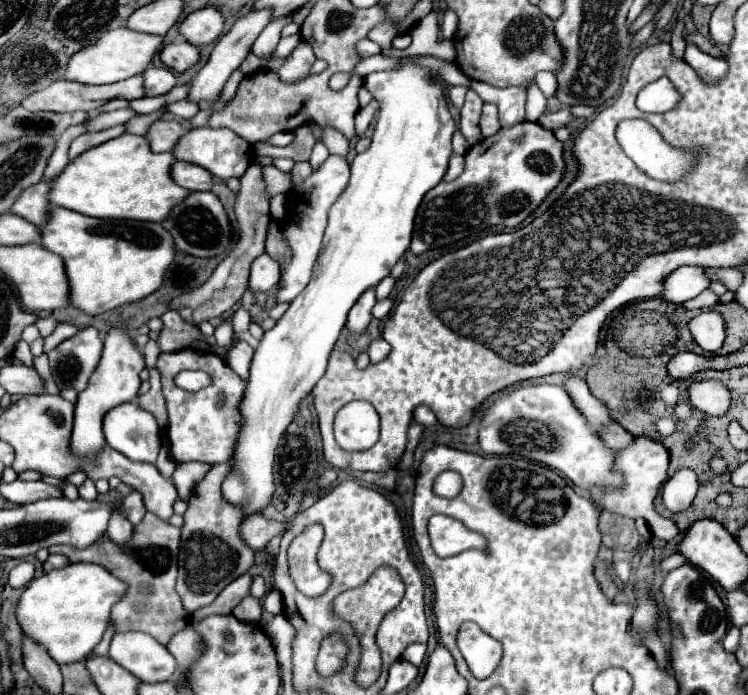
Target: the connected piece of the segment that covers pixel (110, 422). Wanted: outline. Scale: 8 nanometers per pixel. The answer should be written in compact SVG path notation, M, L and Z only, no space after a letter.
M135 401L111 409L103 419L107 445L135 461L155 463L159 455L159 427L155 417Z

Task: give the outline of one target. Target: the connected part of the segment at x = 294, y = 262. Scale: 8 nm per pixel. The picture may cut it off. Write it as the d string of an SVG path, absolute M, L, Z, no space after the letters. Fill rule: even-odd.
M329 155L323 165L313 169L313 173L297 187L293 187L289 195L289 215L287 223L283 225L283 237L287 247L291 249L289 263L281 267L281 281L275 295L275 303L289 303L293 301L309 283L315 259L321 251L323 233L327 227L327 211L337 201L337 197L345 191L349 181L349 163L341 155Z

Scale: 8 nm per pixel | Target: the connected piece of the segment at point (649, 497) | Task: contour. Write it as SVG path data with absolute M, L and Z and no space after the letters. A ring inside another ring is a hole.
M637 437L631 447L623 449L617 453L617 459L615 459L615 465L619 467L619 471L623 471L623 477L625 477L625 487L623 491L613 491L611 495L599 495L599 491L591 491L595 503L601 507L601 509L607 509L611 513L619 513L619 515L627 515L627 517L641 517L647 521L653 537L657 539L663 539L663 541L671 541L679 529L677 525L671 521L671 519L665 519L661 515L657 515L655 511L655 497L659 493L659 487L661 483L667 479L667 467L669 467L669 453L667 449L653 441L653 439L647 439L647 437Z

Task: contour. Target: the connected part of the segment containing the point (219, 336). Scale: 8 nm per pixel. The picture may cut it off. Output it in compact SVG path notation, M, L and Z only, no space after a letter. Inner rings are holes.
M231 315L227 319L221 321L221 325L215 329L215 339L219 347L231 347L233 343L233 323L231 323Z

